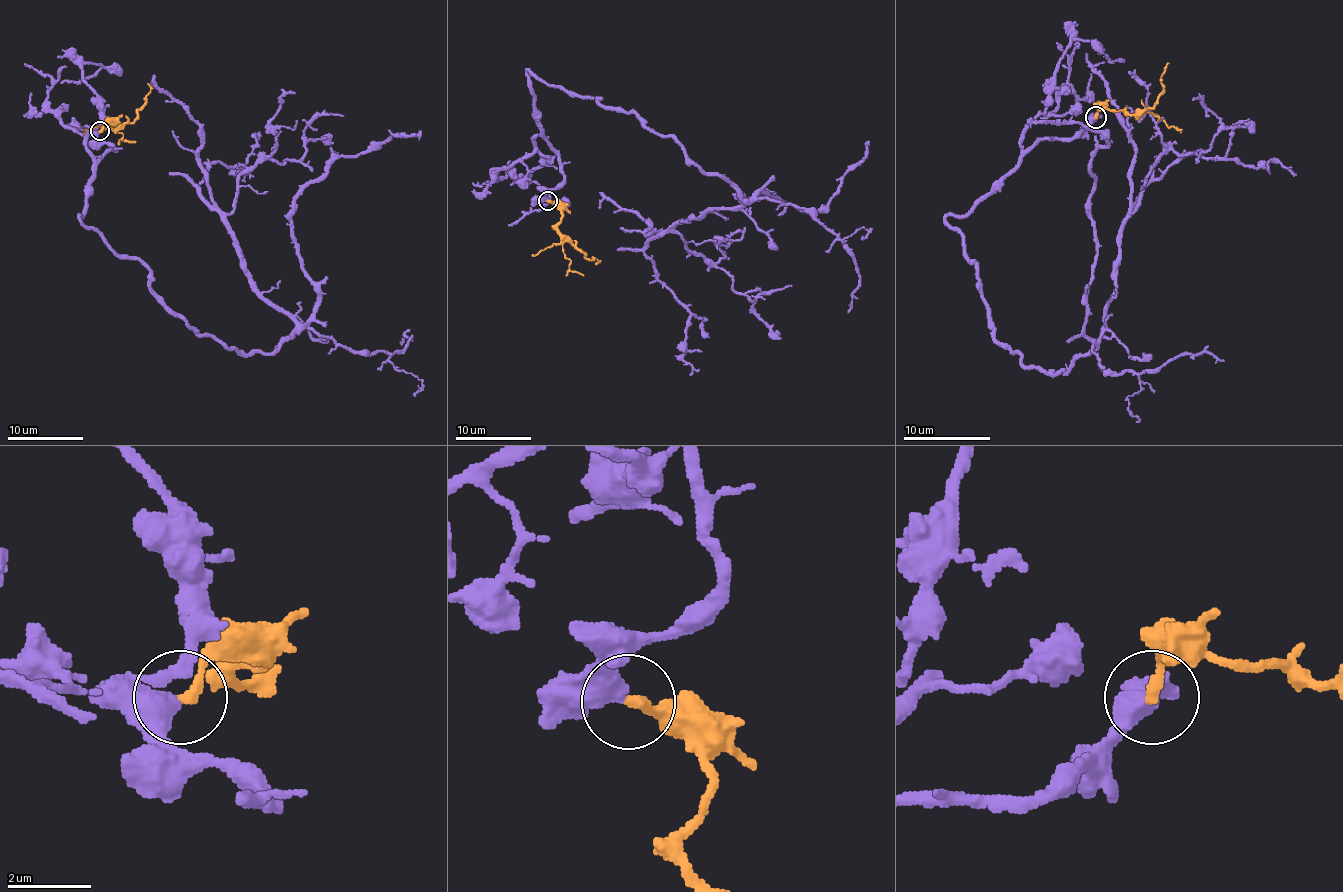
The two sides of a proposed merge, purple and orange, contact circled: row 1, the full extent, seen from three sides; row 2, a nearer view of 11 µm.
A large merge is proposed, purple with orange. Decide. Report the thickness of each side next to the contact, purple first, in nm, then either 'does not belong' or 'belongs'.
600/240 nm | belongs

